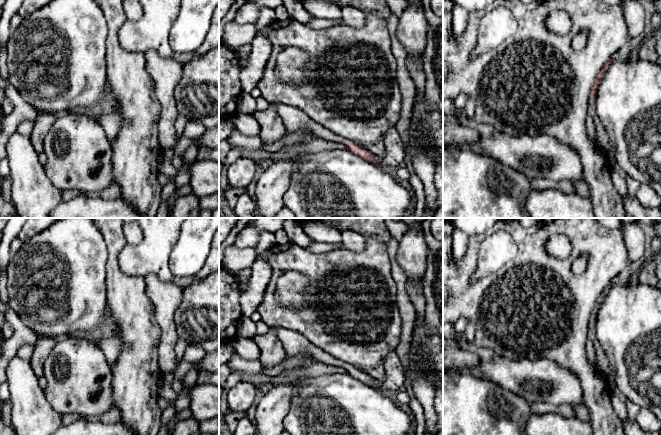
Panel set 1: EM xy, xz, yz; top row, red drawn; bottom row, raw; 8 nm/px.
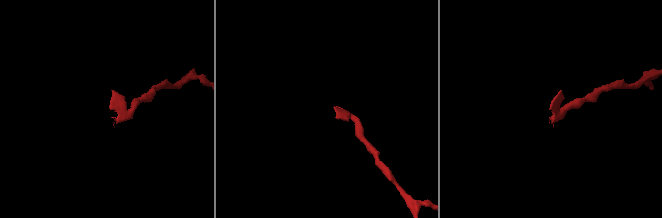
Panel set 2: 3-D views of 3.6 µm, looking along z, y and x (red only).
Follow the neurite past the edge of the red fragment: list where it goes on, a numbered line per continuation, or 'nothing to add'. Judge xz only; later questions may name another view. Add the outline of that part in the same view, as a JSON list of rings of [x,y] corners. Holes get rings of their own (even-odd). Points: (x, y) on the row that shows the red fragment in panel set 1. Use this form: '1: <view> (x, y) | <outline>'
1: xz (294, 119) | [[[279,103],[277,106],[277,115],[283,121],[283,124],[288,132],[305,130],[312,132],[317,138],[341,143],[346,145],[348,140],[337,136],[320,124],[312,121],[310,117],[301,111],[299,108]]]

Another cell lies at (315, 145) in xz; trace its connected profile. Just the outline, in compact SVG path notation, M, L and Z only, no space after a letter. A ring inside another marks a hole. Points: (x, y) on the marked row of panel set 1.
M320 138L312 139L310 142L296 143L290 147L282 147L275 153L275 159L288 156L293 157L305 152L317 153L326 150L346 150L341 143L326 141Z

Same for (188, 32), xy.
M182 0L179 15L169 34L172 49L180 53L197 50L209 31L213 11L218 4L219 0Z

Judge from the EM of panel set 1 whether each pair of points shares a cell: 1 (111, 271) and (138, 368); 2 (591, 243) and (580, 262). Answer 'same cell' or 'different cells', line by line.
1: same cell
2: different cells

